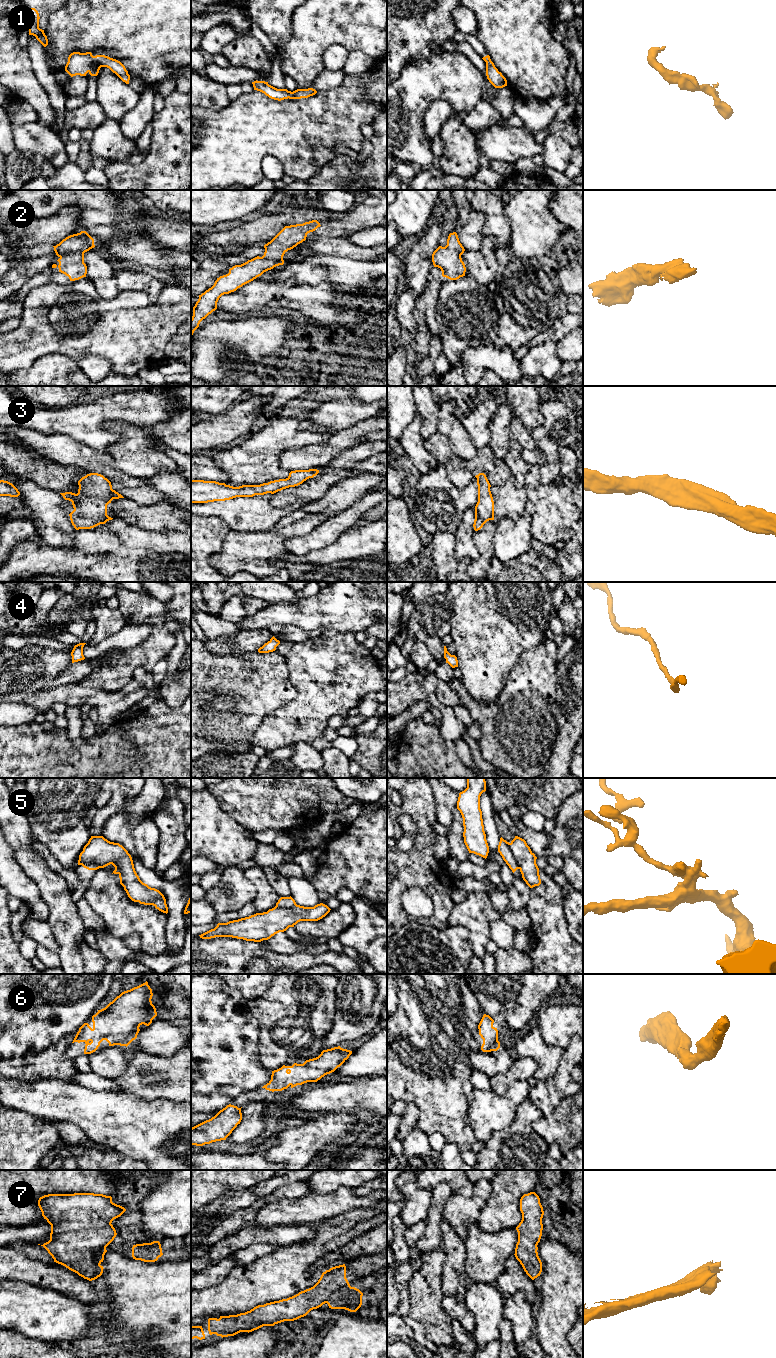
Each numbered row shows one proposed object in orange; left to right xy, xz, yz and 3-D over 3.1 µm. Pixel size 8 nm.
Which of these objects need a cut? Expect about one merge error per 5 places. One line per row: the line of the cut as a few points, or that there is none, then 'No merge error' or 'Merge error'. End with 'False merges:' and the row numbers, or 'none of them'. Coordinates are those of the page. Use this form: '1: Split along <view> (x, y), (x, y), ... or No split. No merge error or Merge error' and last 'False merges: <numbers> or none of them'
1: No split. No merge error
2: No split. No merge error
3: No split. No merge error
4: No split. No merge error
5: Split along yz (509, 843), (509, 848), (519, 868). Merge error
6: No split. No merge error
7: No split. No merge error
False merges: 5

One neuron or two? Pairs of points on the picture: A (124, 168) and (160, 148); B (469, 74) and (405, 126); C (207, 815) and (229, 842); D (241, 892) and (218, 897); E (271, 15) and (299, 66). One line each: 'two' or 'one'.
A: one
B: one
C: one
D: one
E: two

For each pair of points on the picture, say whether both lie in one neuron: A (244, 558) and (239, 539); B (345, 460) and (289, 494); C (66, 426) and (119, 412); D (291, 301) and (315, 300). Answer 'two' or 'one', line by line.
A: one
B: one
C: one
D: one

